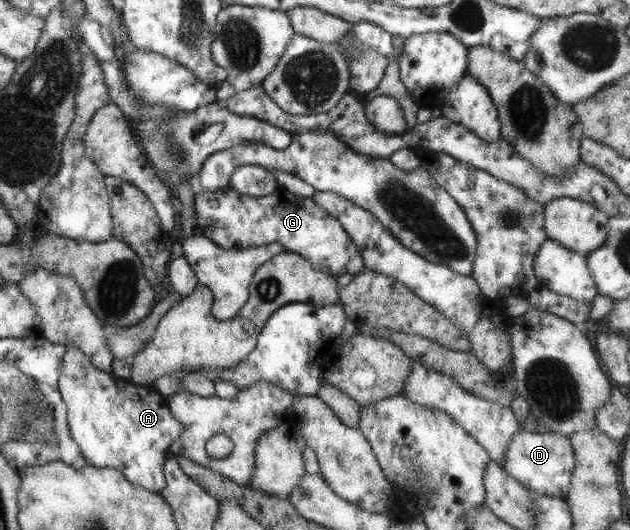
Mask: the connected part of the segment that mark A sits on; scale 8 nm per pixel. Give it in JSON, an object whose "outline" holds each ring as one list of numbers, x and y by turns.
{"outline":[[72,344,65,348,58,389,67,405,70,436,83,458,95,468,120,470,131,484,160,493,166,485,163,461,169,454,170,444,184,429,173,418,167,398,153,388,140,389,128,379,97,370,91,359]]}

